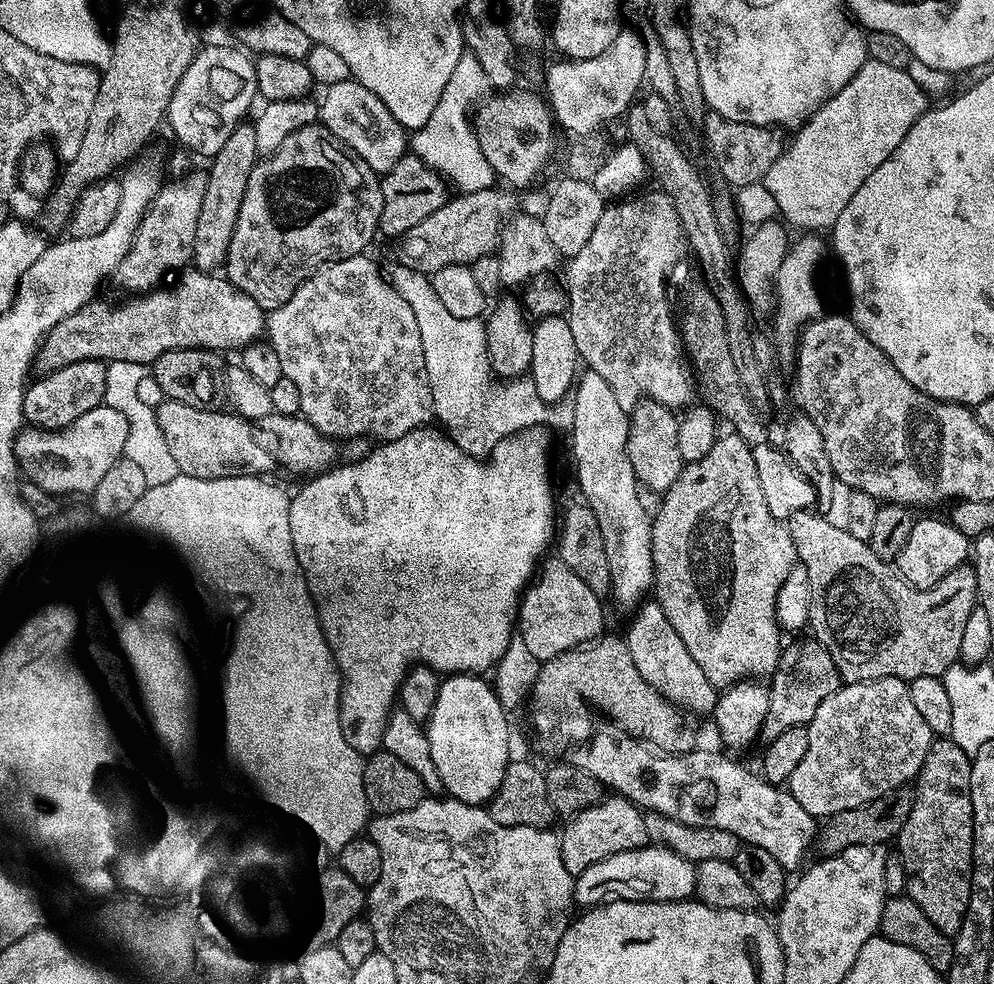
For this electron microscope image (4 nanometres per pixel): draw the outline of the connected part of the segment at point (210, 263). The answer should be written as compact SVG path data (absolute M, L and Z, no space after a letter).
M241 122L226 138L222 150L211 157L207 165L206 194L202 194L202 211L198 213L198 227L194 230L194 246L191 263L201 272L212 272L225 263L230 250L230 238L234 238L234 222L238 222L238 210L242 206L242 194L246 194L246 182L250 170L254 170L258 157L258 141L254 138L254 123Z

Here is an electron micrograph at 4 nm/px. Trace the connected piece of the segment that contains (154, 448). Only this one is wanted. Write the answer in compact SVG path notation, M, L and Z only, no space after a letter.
M122 359L109 361L107 365L104 404L119 410L130 426L124 456L132 462L138 462L138 466L145 473L149 487L170 482L181 473L180 464L174 458L169 442L161 430L157 411L148 404L143 404L136 393L139 381L150 372L150 366L146 363L129 362Z

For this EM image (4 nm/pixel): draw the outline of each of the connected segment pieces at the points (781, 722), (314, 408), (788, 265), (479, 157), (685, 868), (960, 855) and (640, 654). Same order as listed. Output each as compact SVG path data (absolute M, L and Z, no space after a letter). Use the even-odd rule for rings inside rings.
M815 638L807 639L796 640L781 651L776 671L770 677L770 710L766 710L766 722L760 731L765 741L778 738L782 730L808 725L814 714L818 714L818 706L842 687L840 671L834 666L834 658L830 658L830 650Z
M368 254L351 256L333 264L325 264L317 268L308 279L303 280L296 287L296 293L284 304L279 304L273 312L266 316L266 340L278 352L282 362L284 376L298 386L298 394L302 398L300 415L308 420L319 432L331 436L340 442L347 442L357 438L373 438L383 442L397 440L402 434L410 434L410 430L431 425L434 420L434 402L430 390L430 378L426 374L426 354L422 354L422 333L418 330L418 322L414 319L414 310L402 299L402 294L394 290L394 286L380 273L380 268L368 257Z
M816 234L801 235L801 240L791 245L788 256L782 262L776 275L776 307L774 321L776 320L776 344L780 347L778 356L781 361L791 361L798 337L804 327L811 320L825 315L824 300L820 297L820 288L816 285L816 267L824 260L826 244L819 240Z
M471 54L458 58L458 66L454 66L450 82L446 82L446 90L442 90L438 106L434 106L434 114L426 118L426 126L415 129L410 136L411 155L422 158L422 162L430 165L435 172L450 178L451 187L461 193L486 190L493 187L498 180L490 162L486 162L486 154L482 154L482 146L478 144L473 124L474 109L489 88L486 73L482 70L478 58Z
M645 846L622 854L610 854L610 858L602 858L602 862L594 862L582 870L575 881L576 902L580 906L599 906L610 900L686 900L696 890L696 864L669 848Z
M936 738L932 741L932 749L920 767L920 773L914 781L914 806L910 806L910 818L906 818L906 826L902 826L898 837L898 855L904 864L906 874L906 894L916 903L918 910L942 930L949 938L955 937L962 926L962 918L966 918L966 906L970 902L972 889L972 839L974 838L974 818L970 806L970 770L972 757L968 756L951 738Z
M645 602L635 609L636 617L628 628L626 639L630 658L634 658L634 666L638 666L638 674L658 690L670 703L681 710L704 712L711 714L716 708L718 689L706 678L702 666L690 658L690 650L686 650L686 642L670 626L670 618L666 618L666 610L655 602ZM689 708L689 709L688 709Z

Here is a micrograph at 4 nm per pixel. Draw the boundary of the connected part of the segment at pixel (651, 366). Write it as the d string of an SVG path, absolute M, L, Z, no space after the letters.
M661 190L653 191L605 207L602 218L598 218L598 226L594 226L594 234L590 234L590 242L567 261L566 319L570 334L574 334L576 352L587 371L598 374L614 389L618 406L629 413L645 398L656 400L665 408L687 409L692 400L692 382L694 384L689 369L684 369L686 349L677 317L676 320L672 317L672 300L668 297L668 275L679 266L684 255L689 255L688 238L674 202Z

